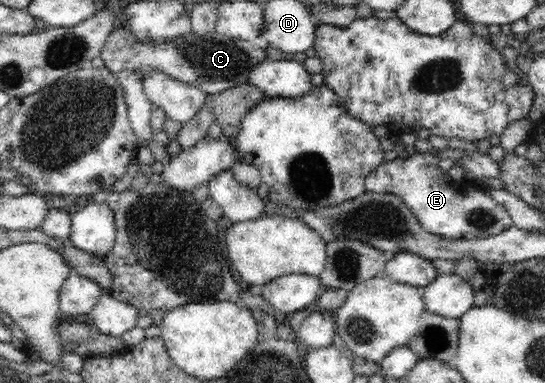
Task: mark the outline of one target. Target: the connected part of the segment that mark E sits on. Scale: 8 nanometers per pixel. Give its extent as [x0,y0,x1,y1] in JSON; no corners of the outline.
[364,151,513,240]

